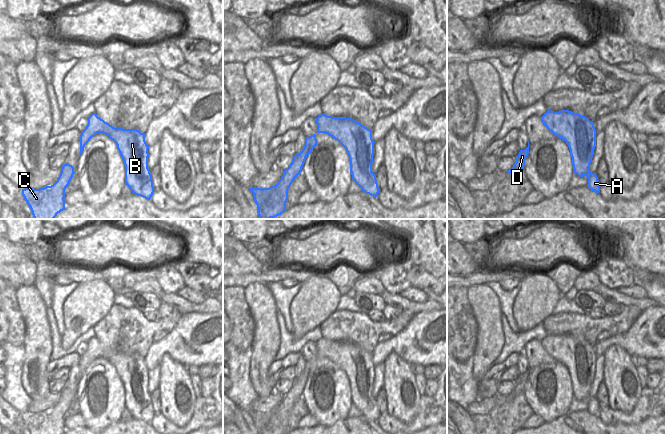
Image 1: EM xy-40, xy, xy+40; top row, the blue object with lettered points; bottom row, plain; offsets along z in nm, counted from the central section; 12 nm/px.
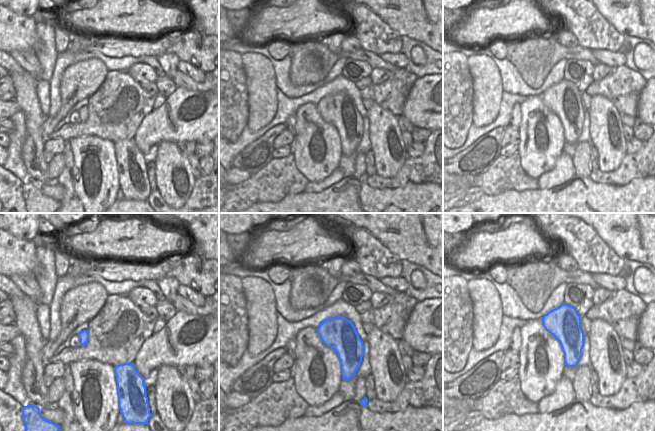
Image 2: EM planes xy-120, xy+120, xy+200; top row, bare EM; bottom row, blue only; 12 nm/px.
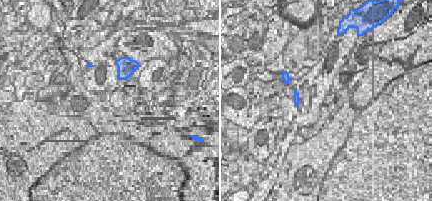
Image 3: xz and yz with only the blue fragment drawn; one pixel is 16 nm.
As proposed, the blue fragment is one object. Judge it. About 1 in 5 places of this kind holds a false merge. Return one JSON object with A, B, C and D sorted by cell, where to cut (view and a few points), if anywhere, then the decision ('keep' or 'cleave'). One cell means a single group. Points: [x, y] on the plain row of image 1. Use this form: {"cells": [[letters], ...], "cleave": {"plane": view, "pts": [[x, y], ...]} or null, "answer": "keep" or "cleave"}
{"cells": [["A", "B", "C", "D"]], "cleave": null, "answer": "keep"}

